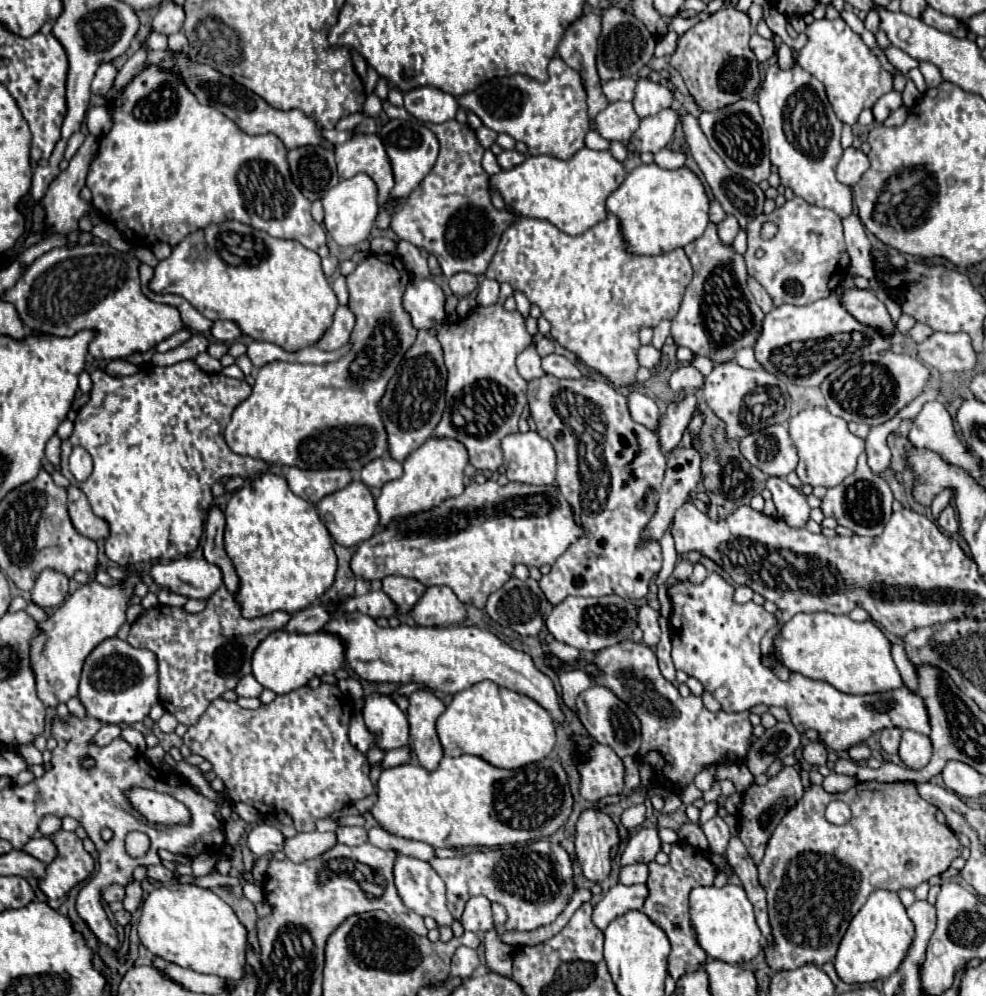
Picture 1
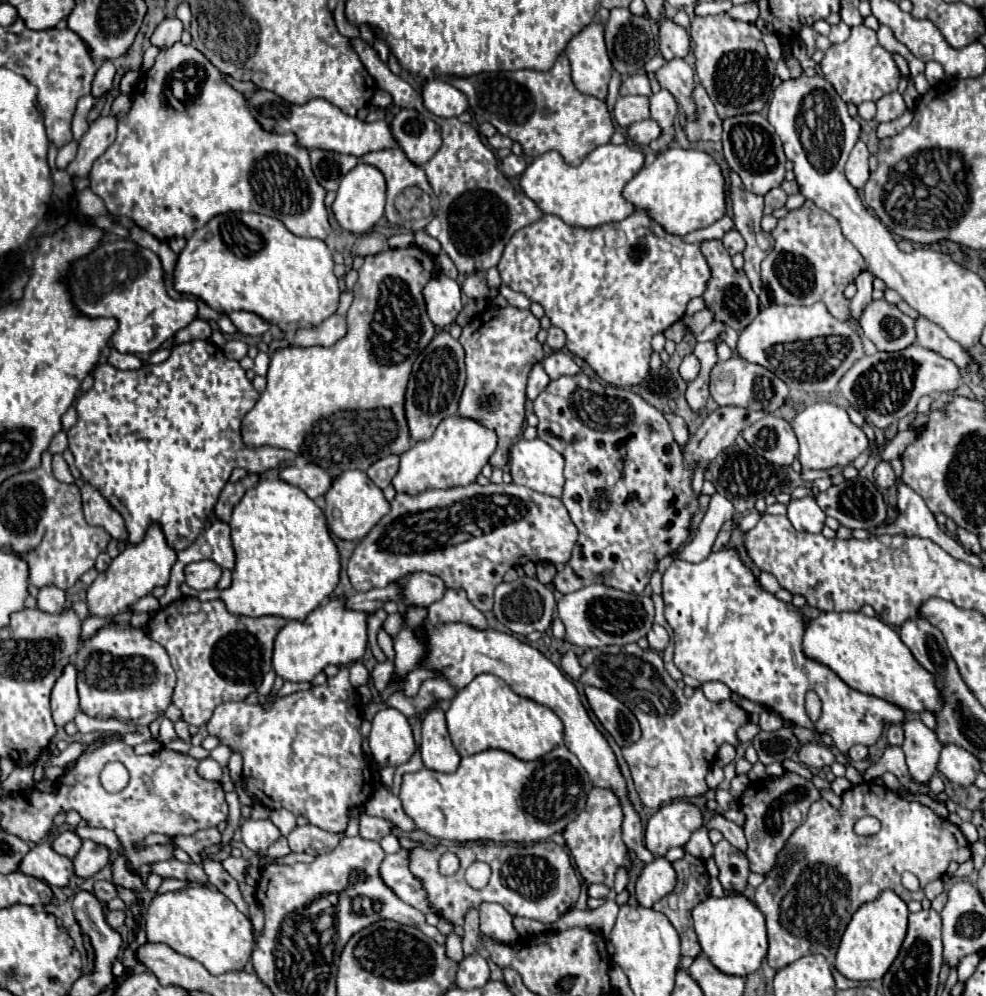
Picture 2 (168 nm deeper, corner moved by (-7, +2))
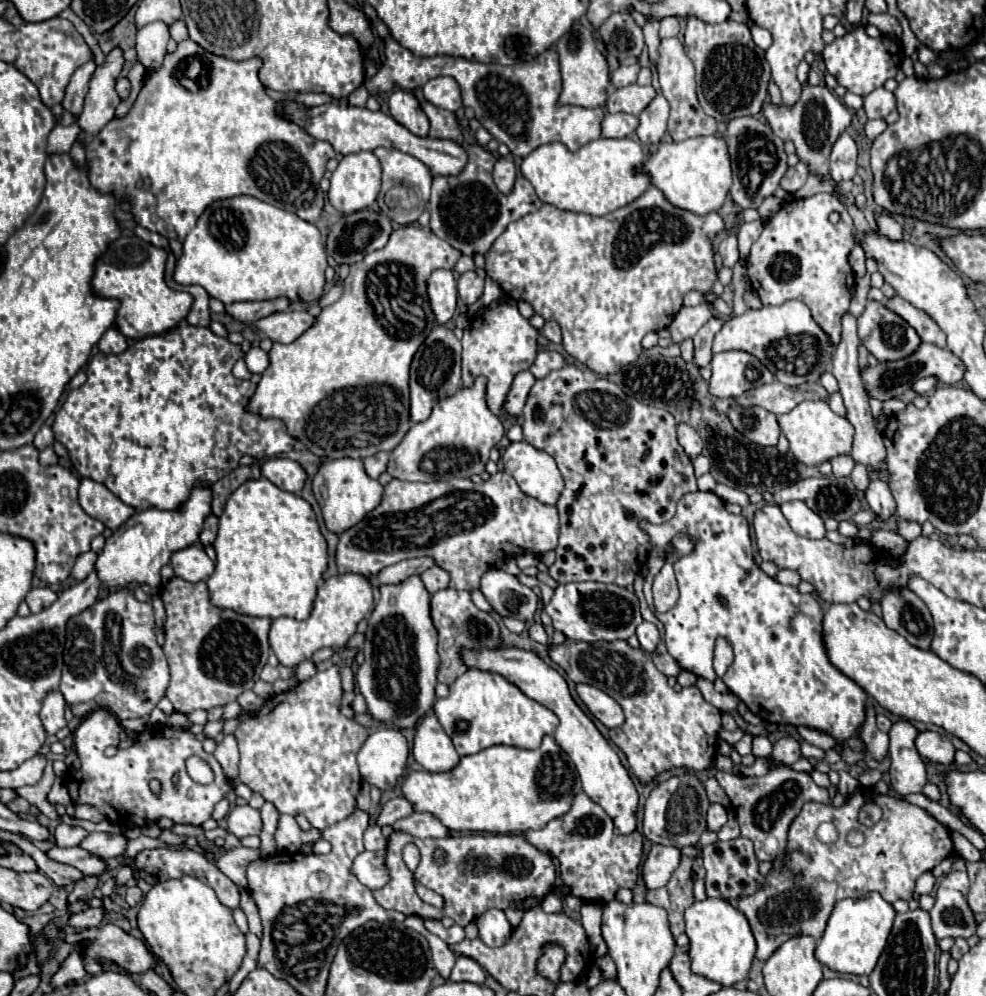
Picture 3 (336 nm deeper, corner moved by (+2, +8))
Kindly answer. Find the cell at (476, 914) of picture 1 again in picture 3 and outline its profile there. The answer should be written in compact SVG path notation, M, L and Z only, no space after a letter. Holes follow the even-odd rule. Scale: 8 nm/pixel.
M488 909L476 919L476 923L480 929L480 939L488 947L502 947L512 935L512 925L500 909Z

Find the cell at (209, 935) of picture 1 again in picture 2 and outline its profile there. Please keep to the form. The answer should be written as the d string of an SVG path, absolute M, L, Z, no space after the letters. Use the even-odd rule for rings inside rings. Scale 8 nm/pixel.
M187 887L175 893L157 895L145 915L149 943L165 943L173 951L199 961L209 973L245 969L253 951L253 927L221 891L211 887Z

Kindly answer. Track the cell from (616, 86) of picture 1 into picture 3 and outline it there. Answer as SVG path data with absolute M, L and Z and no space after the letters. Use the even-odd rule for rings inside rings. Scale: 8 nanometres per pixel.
M636 61L634 65L628 65L628 67L618 67L612 75L610 75L610 83L614 87L626 87L630 83L636 83L636 77L638 77L638 71L640 71L640 63Z

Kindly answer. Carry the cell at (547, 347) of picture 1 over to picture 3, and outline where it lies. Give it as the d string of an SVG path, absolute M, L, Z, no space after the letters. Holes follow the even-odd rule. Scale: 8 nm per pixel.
M546 321L546 325L540 331L548 341L552 343L560 343L562 341L562 333L560 333L560 325L556 321Z

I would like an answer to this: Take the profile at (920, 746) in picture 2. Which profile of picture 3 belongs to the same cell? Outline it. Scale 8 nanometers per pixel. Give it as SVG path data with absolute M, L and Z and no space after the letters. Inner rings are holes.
M898 721L892 725L888 733L890 737L888 755L892 759L890 783L900 797L920 793L922 787L926 785L926 769L914 745L916 731L918 729L912 727L908 721Z

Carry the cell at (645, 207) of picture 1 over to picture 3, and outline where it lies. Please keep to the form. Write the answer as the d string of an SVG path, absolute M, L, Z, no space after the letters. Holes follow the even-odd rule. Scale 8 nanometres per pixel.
M692 137L680 143L660 143L658 151L644 163L644 171L652 177L652 185L660 187L666 199L696 215L718 211L732 187L732 167L728 155L728 143L722 137Z

